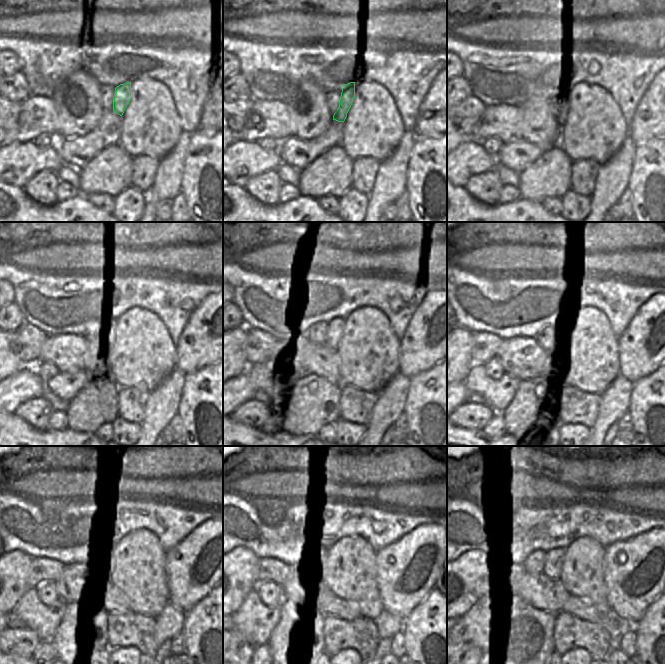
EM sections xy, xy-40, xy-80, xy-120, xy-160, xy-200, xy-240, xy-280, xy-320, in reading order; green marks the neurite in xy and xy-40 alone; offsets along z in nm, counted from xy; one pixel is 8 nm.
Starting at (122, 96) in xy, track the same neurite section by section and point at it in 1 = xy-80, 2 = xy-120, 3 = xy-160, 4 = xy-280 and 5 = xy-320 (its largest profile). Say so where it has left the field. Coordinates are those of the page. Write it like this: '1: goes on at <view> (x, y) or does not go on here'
1: goes on at xy-80 (567, 97)
2: goes on at xy-120 (115, 324)
3: goes on at xy-160 (335, 327)
4: goes on at xy-280 (333, 570)
5: goes on at xy-320 (554, 559)

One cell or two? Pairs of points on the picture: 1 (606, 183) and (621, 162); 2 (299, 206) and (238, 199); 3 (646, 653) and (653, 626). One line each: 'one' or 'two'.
1: one
2: one
3: one

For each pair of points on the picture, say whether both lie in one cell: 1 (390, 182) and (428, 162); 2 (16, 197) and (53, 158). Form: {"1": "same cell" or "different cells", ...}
{"1": "different cells", "2": "different cells"}

